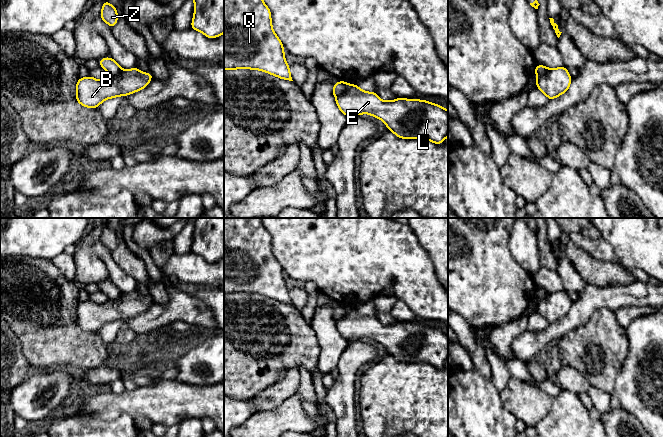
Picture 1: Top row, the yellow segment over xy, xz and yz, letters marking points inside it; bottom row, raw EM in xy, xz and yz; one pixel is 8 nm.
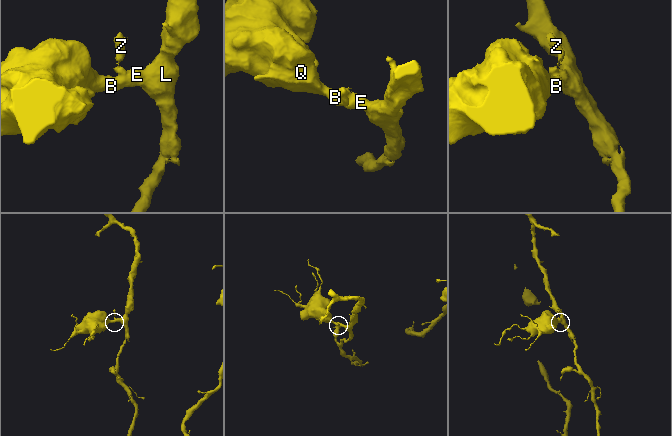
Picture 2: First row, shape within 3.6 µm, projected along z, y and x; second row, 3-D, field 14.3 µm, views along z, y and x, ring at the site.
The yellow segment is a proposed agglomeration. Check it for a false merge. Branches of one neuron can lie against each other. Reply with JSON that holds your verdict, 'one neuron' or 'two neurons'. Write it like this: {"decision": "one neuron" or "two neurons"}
{"decision": "two neurons"}

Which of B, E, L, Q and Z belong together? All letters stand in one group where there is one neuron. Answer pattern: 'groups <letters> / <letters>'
groups B E L Q / Z

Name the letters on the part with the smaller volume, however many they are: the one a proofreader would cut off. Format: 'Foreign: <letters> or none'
Foreign: Z

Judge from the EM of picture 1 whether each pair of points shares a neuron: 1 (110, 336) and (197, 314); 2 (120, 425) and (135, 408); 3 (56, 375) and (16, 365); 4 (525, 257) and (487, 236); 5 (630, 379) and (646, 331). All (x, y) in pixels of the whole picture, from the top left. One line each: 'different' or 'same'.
1: same
2: different
3: different
4: different
5: same

